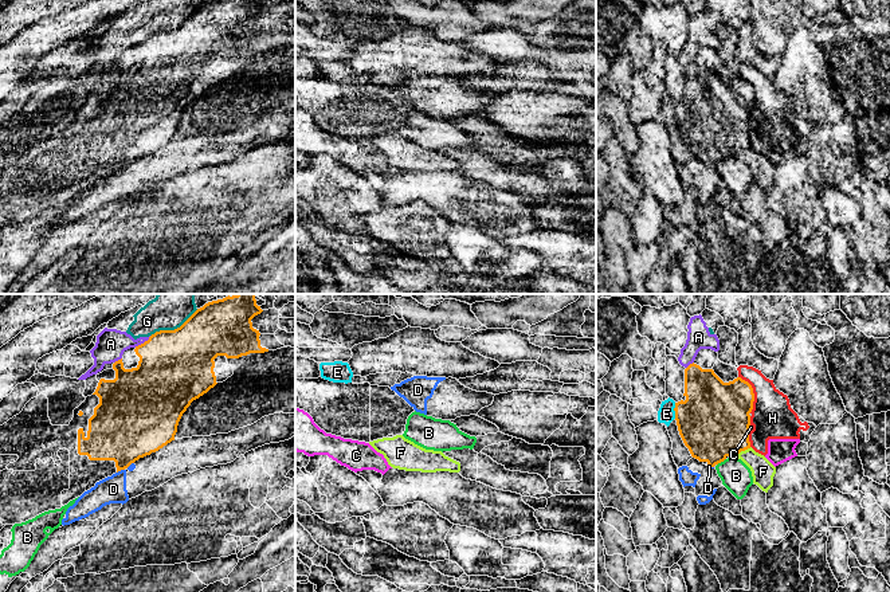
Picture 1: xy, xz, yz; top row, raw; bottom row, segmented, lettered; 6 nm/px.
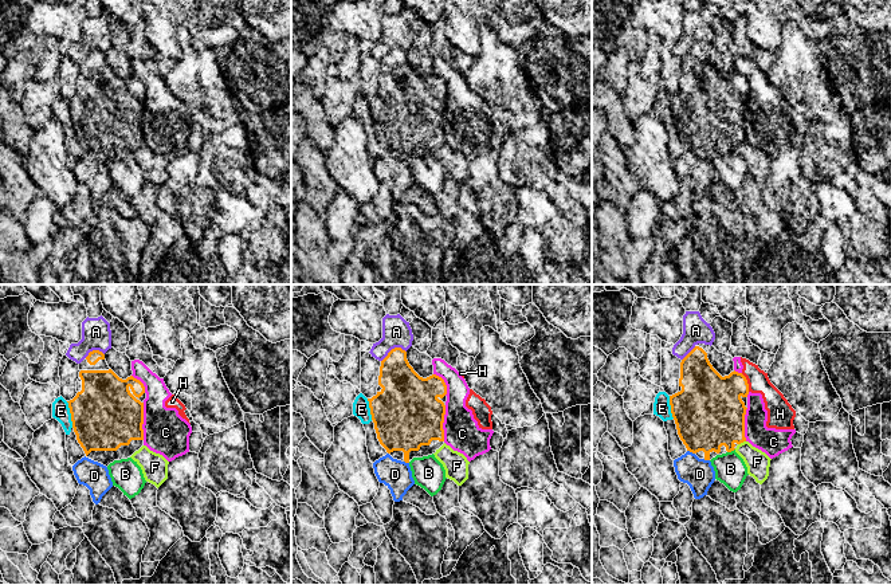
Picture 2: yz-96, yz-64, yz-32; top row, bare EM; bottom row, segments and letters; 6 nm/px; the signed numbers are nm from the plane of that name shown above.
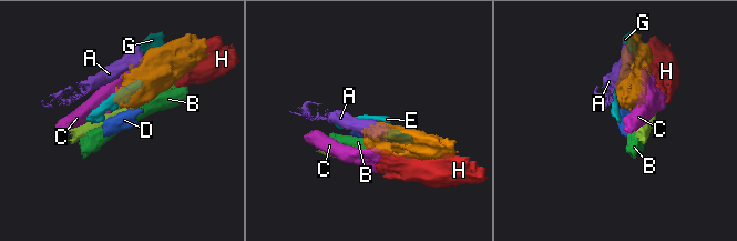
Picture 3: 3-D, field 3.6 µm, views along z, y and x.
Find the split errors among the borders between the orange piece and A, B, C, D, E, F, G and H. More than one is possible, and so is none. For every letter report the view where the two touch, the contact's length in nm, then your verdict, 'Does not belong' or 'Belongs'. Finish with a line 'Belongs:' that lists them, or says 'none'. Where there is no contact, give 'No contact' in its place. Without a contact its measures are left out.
A: Touches orange in xy. Shared border 120 nm. Does not belong
B: Touches orange in yz. Shared border 70 nm. Does not belong
C: Touches orange in yz. Shared border 40 nm. Does not belong
D: Touches orange in xy. Shared border 50 nm. Does not belong
E: Touches orange in yz. Shared border 100 nm. Does not belong
F: Touches orange in yz. Shared border 110 nm. Does not belong
G: Touches orange in xy. Shared border 340 nm. Does not belong
H: Touches orange in yz. Shared border 240 nm. Does not belong
Belongs: none

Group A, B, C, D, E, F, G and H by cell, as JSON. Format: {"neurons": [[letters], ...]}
{"neurons": [["A", "G"], ["B"], ["C", "H"], ["D"], ["E"], ["F"]]}

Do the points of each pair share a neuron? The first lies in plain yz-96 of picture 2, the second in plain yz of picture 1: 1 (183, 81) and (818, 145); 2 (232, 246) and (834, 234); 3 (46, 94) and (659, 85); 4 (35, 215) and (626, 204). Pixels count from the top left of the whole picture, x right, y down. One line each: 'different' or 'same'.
1: different
2: same
3: different
4: different

